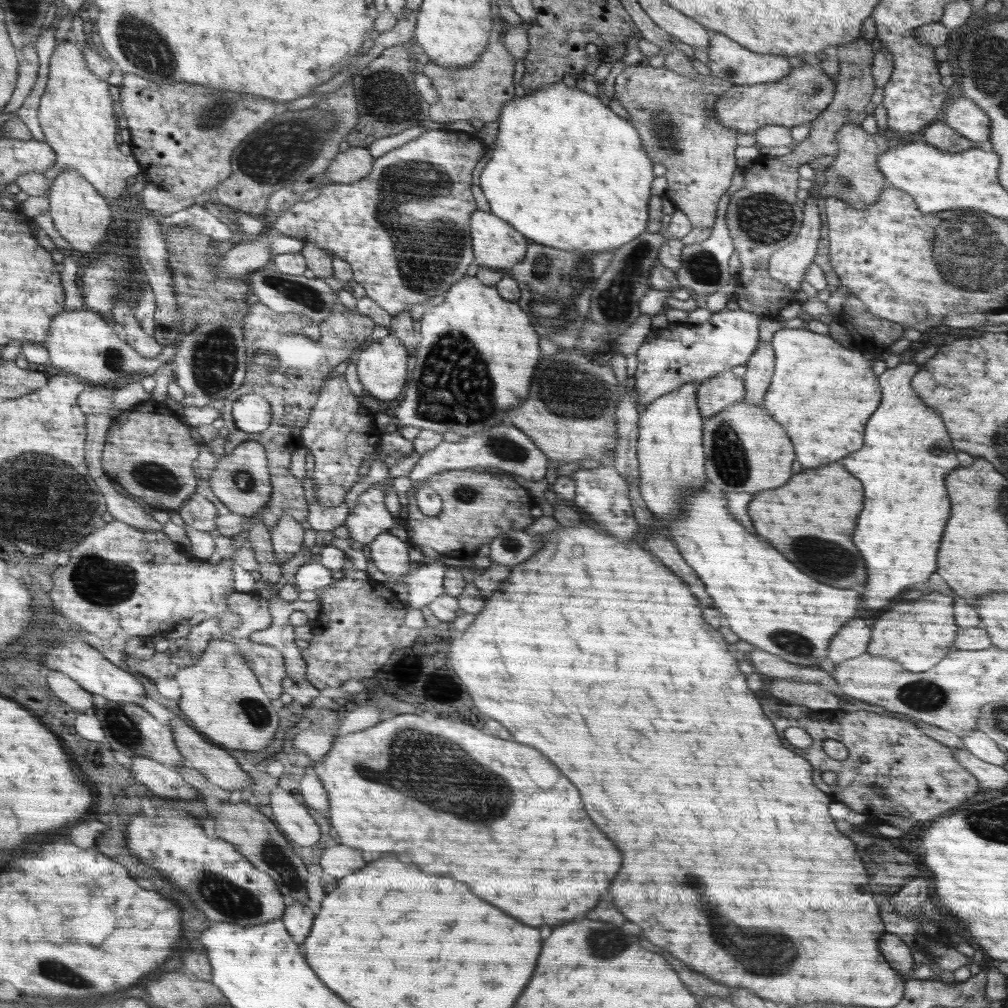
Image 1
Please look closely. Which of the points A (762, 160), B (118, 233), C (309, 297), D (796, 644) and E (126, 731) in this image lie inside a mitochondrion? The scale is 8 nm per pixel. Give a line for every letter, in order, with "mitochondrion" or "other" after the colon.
A: other
B: other
C: mitochondrion
D: mitochondrion
E: mitochondrion

